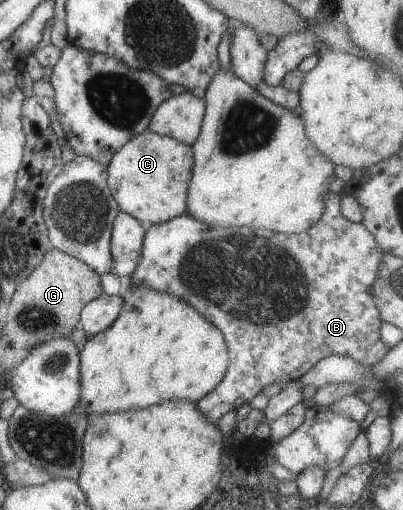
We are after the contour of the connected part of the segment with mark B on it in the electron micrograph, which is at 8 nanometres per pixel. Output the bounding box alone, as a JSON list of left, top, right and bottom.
[125,192,387,424]

